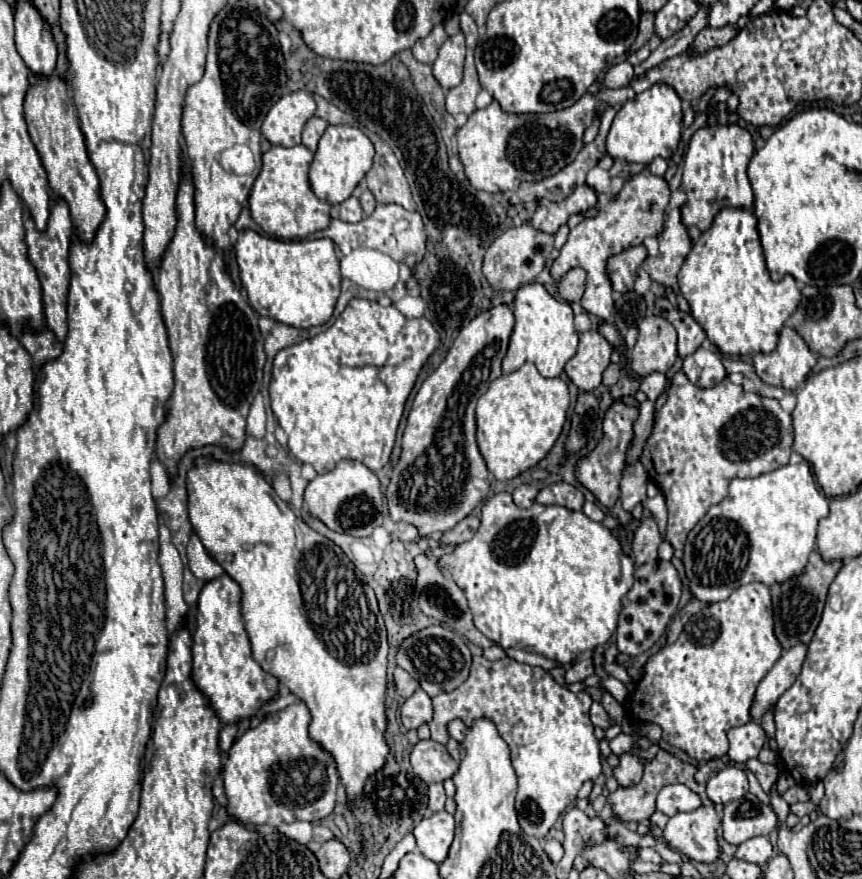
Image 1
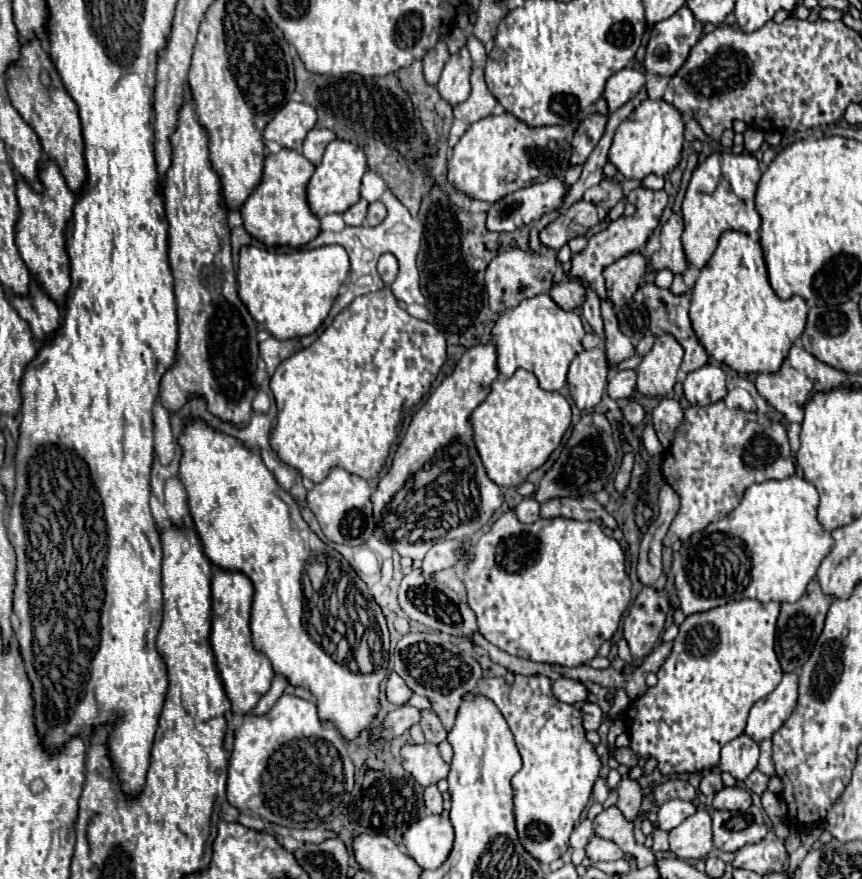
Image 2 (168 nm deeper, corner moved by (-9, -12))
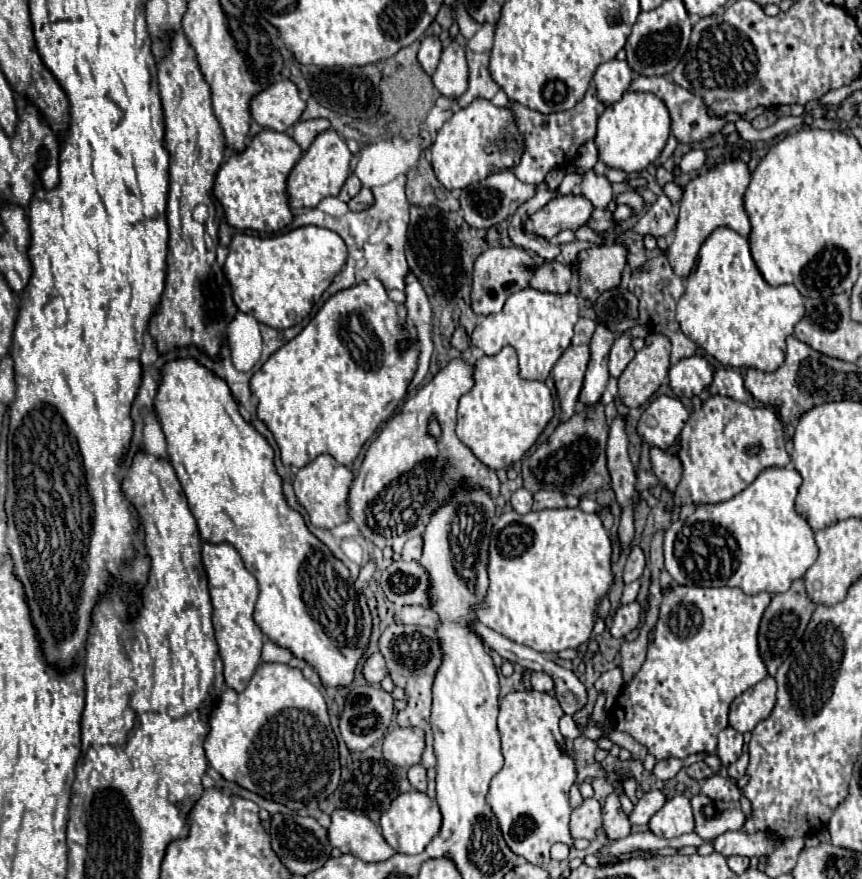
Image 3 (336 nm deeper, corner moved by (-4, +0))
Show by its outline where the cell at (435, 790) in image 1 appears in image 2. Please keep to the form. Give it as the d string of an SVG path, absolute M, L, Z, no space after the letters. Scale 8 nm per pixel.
M438 786L426 788L424 800L426 800L426 808L428 808L432 814L442 814L442 812L444 812L444 808L442 808L442 794L440 794Z

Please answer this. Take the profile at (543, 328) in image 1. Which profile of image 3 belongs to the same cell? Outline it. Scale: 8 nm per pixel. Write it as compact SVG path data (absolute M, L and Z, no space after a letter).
M525 288L511 294L499 314L491 314L479 320L479 324L471 334L471 344L481 348L487 356L497 354L505 344L513 346L519 356L521 378L543 382L551 374L553 364L561 358L565 348L571 344L573 326L577 320L579 320L577 298L571 292L551 294L551 292Z

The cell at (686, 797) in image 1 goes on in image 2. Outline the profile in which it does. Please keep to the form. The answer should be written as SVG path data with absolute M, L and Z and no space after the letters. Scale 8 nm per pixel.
M674 798L674 800L668 800L660 806L658 810L658 824L660 824L660 830L672 830L676 828L678 824L682 824L688 816L692 816L696 812L696 806L692 802L686 802L686 800L680 800L680 798Z

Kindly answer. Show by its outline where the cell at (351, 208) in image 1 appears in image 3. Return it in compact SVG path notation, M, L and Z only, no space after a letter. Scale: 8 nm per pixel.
M351 172L349 174L349 178L347 178L347 182L343 184L343 188L341 188L341 194L339 194L339 198L343 200L343 202L349 202L357 192L361 190L361 180Z

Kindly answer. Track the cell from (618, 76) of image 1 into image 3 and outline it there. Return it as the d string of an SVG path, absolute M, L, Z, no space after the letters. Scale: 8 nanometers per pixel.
M617 58L603 62L595 70L593 82L595 82L597 94L601 96L601 102L605 102L605 106L617 102L623 96L623 92L631 84L631 74L633 74L633 70L627 66L627 62L619 62Z

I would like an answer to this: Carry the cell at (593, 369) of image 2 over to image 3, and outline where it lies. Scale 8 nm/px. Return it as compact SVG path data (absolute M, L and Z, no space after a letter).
M569 346L551 370L557 398L561 402L559 422L567 422L575 414L577 396L583 388L583 376L589 362L589 346Z

